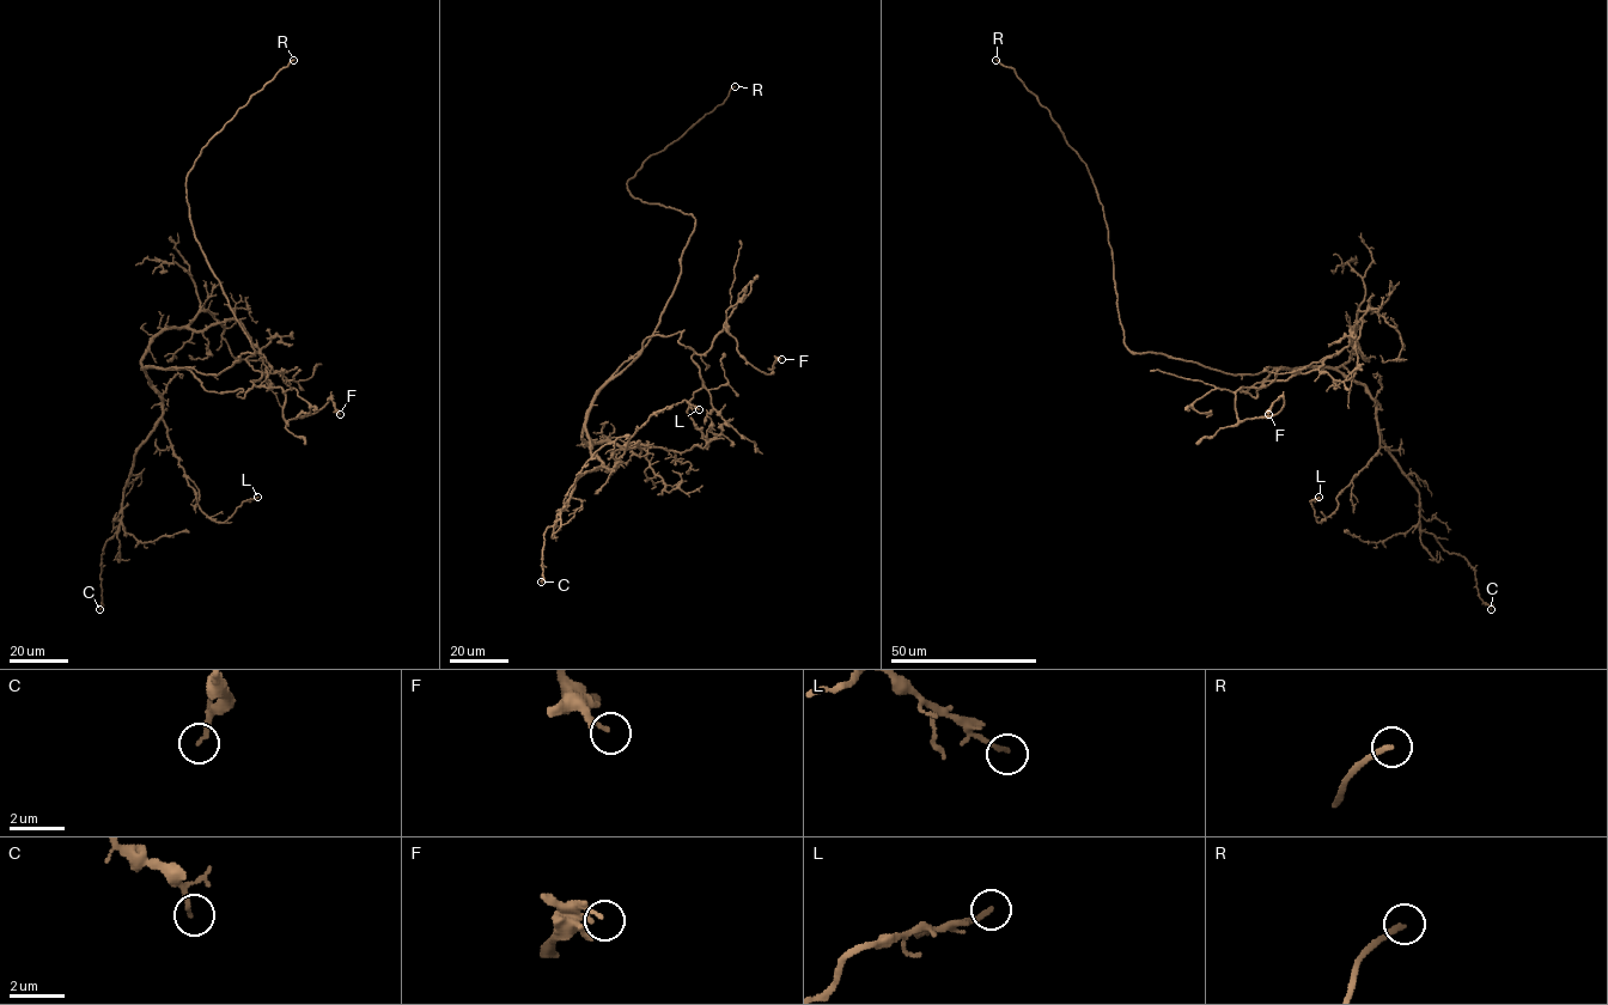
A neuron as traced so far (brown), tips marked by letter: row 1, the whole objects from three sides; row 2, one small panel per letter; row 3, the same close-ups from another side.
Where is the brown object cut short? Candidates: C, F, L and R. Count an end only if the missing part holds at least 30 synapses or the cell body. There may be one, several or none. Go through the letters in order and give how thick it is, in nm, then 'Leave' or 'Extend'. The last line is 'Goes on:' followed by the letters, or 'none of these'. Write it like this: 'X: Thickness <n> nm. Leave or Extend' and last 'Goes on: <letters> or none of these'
C: Thickness 170 nm. Leave
F: Thickness 150 nm. Leave
L: Thickness 160 nm. Leave
R: Thickness 200 nm. Extend
Goes on: R

